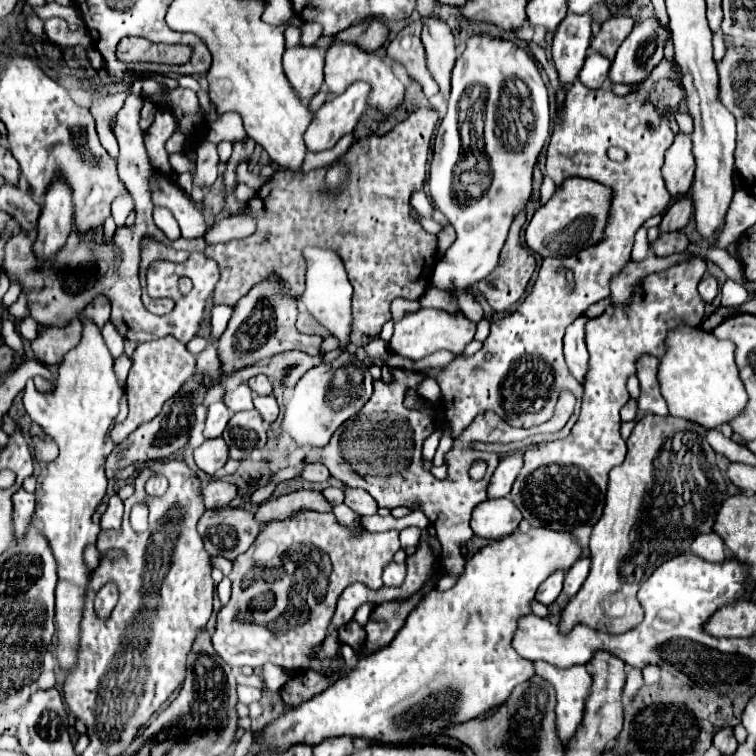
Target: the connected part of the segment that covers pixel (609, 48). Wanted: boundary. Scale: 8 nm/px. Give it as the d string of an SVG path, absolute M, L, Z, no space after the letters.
M612 16L602 24L600 32L592 38L592 48L598 54L606 56L608 60L614 60L618 46L632 32L632 26L634 26L634 20L630 16Z

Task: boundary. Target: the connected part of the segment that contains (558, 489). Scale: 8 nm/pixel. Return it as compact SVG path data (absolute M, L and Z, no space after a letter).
M702 258L680 262L664 272L650 274L634 286L634 298L628 308L608 306L600 316L584 326L590 352L590 370L584 382L584 398L578 422L566 438L542 442L524 452L524 468L516 478L510 498L532 526L574 532L578 526L594 526L604 508L608 472L624 462L626 442L620 436L620 408L630 400L626 380L636 372L636 360L642 354L656 358L664 352L664 340L670 328L686 322L696 326L704 316L704 300L698 294L698 282L706 272Z

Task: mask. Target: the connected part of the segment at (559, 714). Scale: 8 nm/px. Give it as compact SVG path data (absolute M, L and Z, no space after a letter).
M542 660L534 662L534 670L538 676L546 678L552 682L556 688L556 726L558 726L558 736L566 744L570 740L570 734L576 732L582 712L584 712L584 702L590 692L590 674L586 666L570 666L570 668L558 668L552 664L546 664Z

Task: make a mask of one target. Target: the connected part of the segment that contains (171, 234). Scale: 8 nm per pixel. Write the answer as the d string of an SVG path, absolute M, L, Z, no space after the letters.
M154 208L154 222L156 222L156 226L158 226L170 240L180 238L178 222L174 220L174 216L172 216L170 210L166 210L166 208Z

